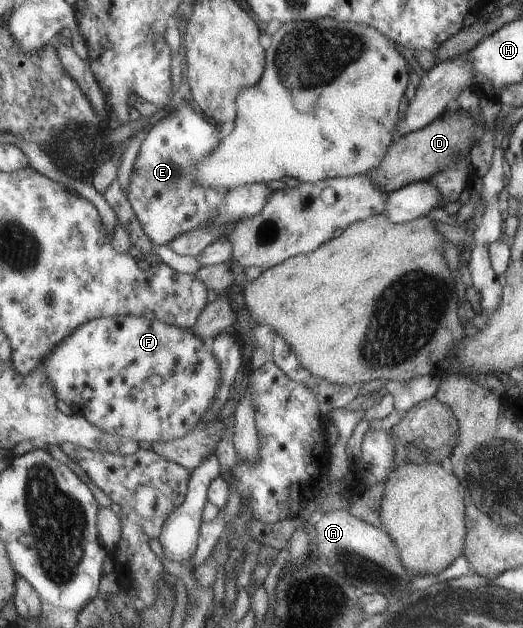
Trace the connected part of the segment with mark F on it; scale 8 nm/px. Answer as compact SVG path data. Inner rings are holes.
M134 315L90 319L72 331L43 361L54 396L102 432L152 444L187 435L202 420L218 389L218 365L190 330Z

